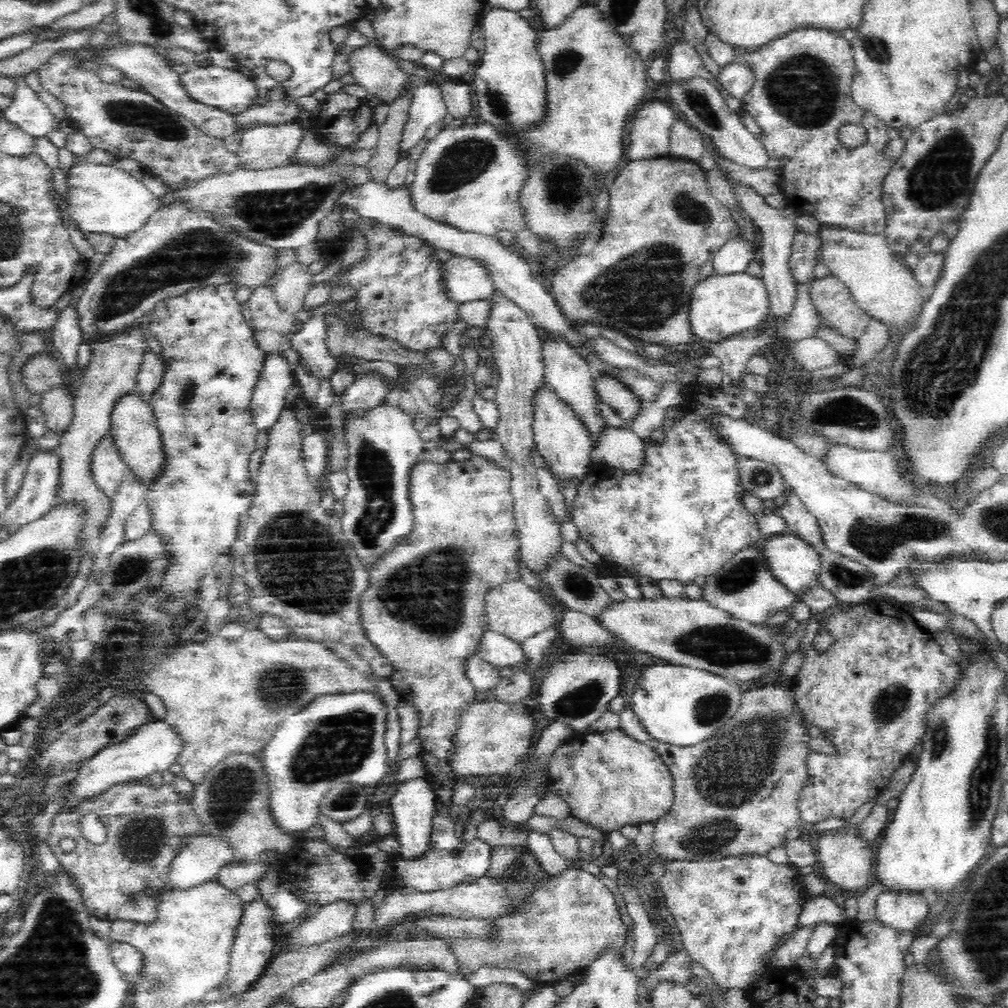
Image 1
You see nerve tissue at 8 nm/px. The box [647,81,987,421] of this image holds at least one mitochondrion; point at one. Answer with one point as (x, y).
(941, 179)

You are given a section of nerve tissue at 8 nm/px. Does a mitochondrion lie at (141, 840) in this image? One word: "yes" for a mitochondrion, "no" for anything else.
yes

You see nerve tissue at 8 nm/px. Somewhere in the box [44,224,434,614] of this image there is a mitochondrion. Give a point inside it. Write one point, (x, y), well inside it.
(196, 255)

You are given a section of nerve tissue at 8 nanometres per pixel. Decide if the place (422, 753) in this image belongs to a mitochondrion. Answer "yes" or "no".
no

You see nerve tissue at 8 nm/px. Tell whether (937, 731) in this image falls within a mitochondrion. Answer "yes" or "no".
yes

